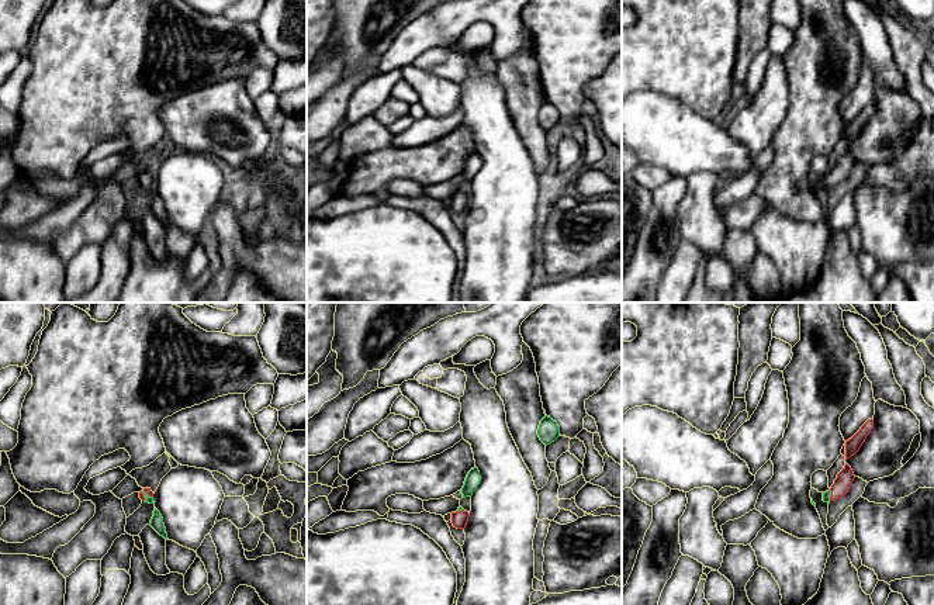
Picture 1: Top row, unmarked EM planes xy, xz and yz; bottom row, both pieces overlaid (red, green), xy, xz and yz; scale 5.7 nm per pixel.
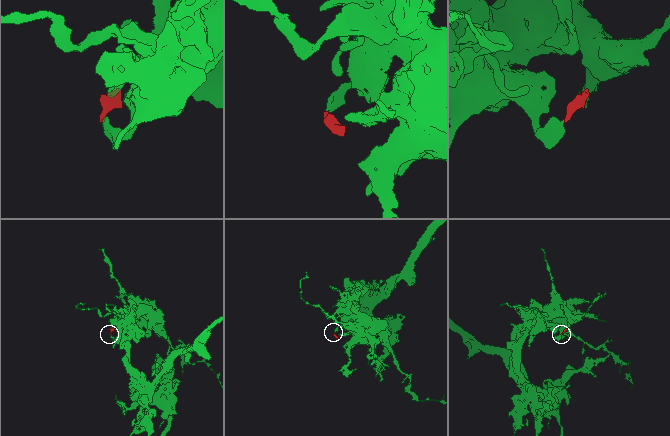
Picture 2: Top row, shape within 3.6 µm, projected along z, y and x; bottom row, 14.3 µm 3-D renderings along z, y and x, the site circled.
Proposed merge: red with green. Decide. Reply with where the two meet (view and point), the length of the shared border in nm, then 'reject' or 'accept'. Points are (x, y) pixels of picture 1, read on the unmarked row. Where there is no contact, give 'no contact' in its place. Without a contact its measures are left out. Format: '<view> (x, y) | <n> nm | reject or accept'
xy (146, 177) | 80 nm | accept

